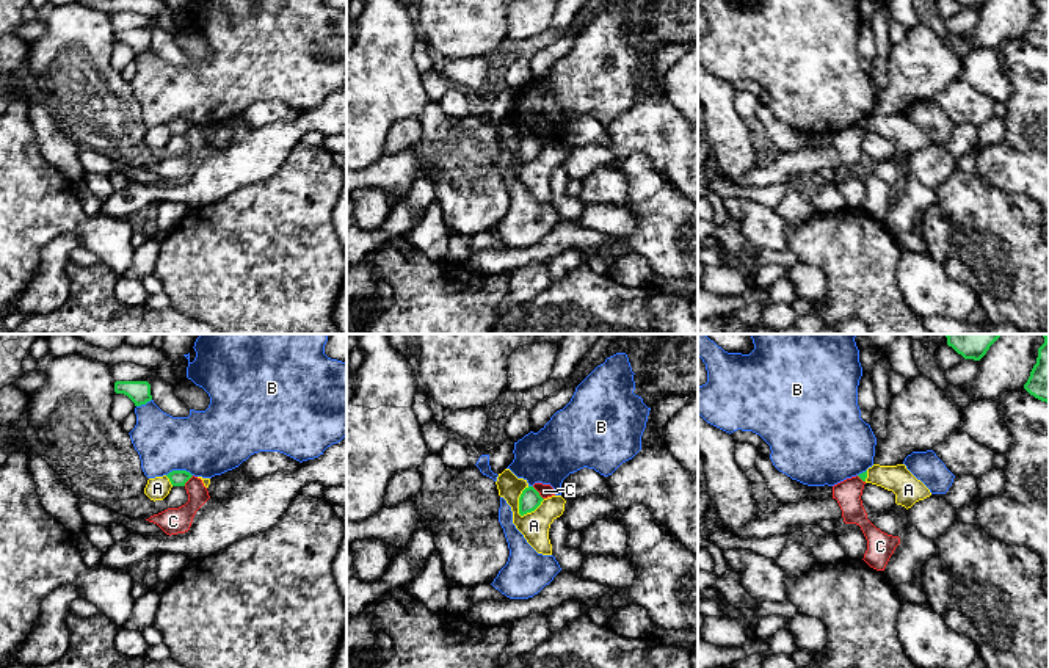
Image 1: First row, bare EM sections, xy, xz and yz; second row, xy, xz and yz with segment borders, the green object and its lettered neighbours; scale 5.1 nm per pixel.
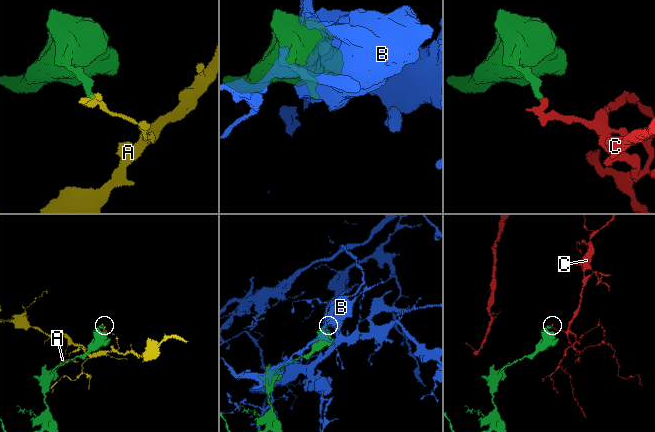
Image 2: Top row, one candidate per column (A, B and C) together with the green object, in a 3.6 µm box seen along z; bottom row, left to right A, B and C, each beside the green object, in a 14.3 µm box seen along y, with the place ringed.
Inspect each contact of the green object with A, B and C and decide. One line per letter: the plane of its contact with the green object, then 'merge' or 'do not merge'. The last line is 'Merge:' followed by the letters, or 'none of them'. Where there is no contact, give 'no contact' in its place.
A: xz | do not merge
B: xy | do not merge
C: xz | do not merge
Merge: none of them

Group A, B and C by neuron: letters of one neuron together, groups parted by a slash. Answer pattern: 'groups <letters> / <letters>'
groups A / B / C

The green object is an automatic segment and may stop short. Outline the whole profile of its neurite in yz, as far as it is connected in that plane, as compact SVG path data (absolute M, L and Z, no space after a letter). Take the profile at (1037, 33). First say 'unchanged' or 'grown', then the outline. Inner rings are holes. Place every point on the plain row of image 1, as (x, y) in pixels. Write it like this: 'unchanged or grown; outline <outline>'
unchanged; outline M1038 0L1036 13L1024 38L1035 47L1049 52L1049 0Z

